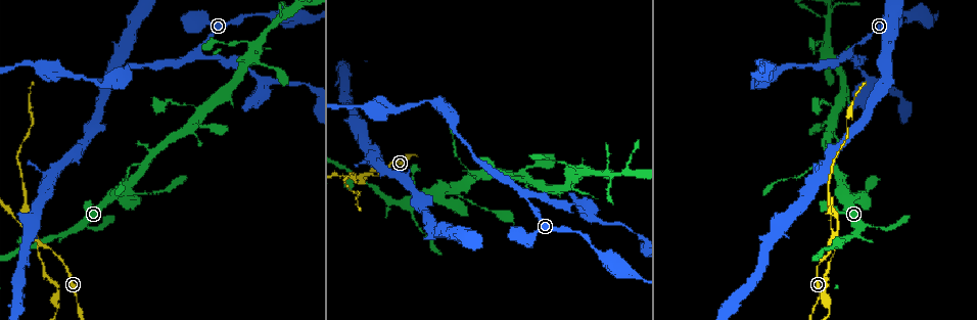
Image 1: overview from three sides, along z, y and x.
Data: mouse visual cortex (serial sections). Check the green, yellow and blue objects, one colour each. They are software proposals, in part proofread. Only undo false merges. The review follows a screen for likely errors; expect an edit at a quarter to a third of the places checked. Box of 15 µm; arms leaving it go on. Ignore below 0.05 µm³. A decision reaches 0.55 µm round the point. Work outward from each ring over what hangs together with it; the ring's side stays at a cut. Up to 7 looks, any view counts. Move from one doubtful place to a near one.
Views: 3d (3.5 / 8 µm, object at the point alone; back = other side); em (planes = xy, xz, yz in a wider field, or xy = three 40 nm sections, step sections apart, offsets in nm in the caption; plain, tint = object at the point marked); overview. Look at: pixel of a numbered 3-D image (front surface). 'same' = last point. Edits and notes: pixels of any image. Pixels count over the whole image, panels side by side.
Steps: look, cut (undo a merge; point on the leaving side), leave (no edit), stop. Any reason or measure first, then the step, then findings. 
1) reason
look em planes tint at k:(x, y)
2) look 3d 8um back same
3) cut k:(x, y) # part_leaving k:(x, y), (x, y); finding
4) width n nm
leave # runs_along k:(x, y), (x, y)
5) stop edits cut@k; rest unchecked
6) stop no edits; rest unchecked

four-way junction
look 3d 3.5um at 1:(363, 175)

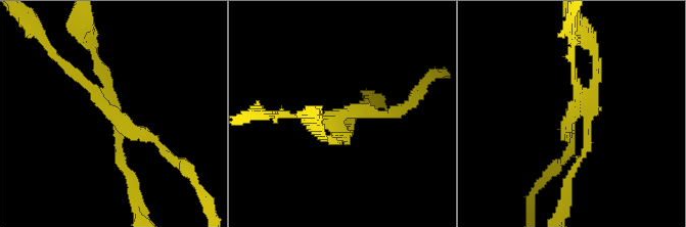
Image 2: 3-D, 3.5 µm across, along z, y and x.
arms 4; arm_widths 100, 150, 150, 150 nm
look em xy step 1 tint at 2:(574, 110)

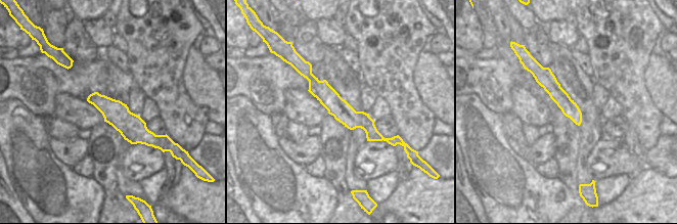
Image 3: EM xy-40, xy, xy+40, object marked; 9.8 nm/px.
cut 2:(118, 150) # part_leaving 2:(106, 95), (106, 80), (84, 27); a second cell is stuck on

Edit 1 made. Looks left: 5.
three-way junction
look em xy step 2 tint at 1:(147, 164)

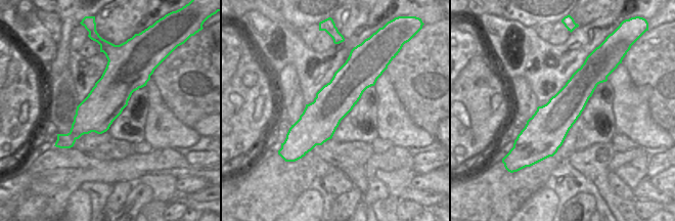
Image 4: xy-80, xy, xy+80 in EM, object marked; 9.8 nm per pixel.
see where the arms go
look 3d 3.5um same

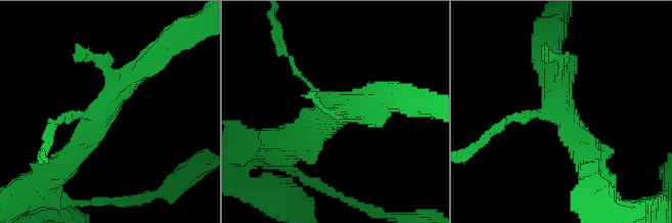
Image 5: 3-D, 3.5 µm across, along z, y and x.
arms 3; arm_widths 100, 350, 400 nm
leave # runs_along 5:(63, 164), (148, 60); all the same cell

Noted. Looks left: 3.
abrupt turn
look 3d 8um at 1:(833, 122)

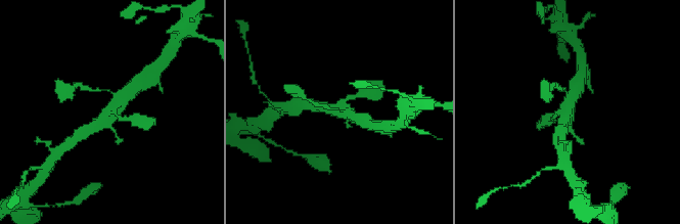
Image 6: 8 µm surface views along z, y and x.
look 3d 3.5um at 6:(109, 112)

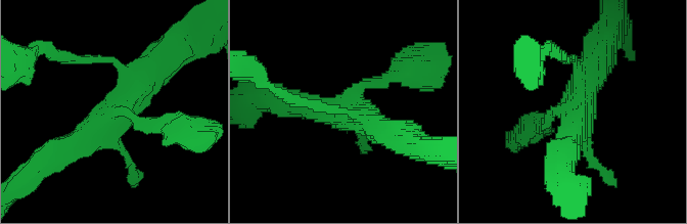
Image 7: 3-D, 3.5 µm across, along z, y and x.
look em xy step 3 tint at 7:(346, 117)

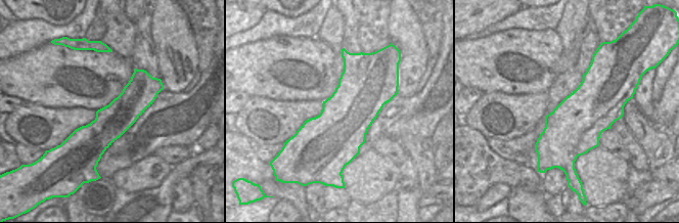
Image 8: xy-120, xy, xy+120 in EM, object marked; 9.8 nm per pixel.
leave # runs_along 7:(62, 150), (113, 113), (164, 59); continuous, no second cell

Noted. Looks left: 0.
stop edits cut@2; rest unchecked

